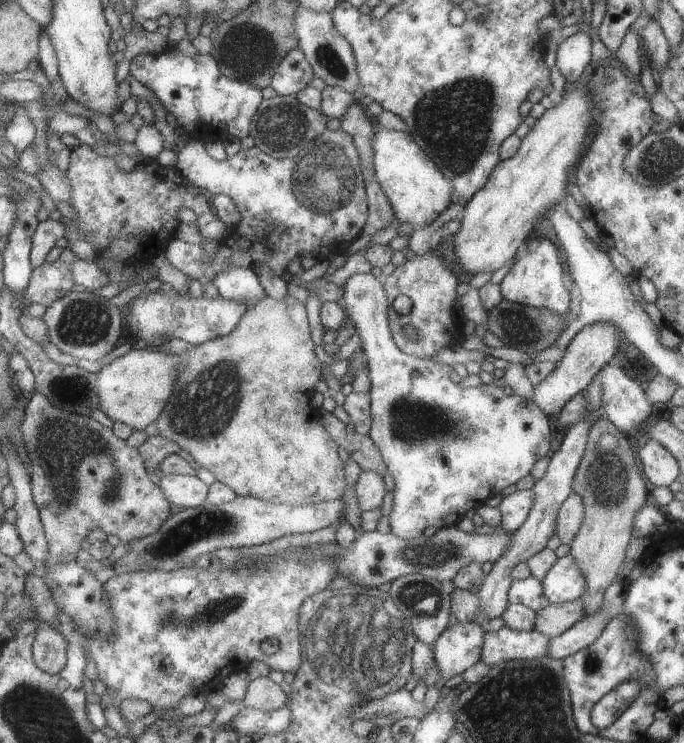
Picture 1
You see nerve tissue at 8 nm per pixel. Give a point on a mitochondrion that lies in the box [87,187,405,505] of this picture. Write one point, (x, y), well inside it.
(204, 408)

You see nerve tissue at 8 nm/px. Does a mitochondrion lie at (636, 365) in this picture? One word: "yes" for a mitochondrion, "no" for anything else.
no

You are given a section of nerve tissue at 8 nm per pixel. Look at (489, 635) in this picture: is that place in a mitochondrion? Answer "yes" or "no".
no

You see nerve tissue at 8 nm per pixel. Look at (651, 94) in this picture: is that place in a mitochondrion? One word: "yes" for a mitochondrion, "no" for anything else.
no

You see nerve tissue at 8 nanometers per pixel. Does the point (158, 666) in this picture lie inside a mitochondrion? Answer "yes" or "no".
no

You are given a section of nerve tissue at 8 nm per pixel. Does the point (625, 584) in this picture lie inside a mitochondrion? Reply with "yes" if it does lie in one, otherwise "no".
no

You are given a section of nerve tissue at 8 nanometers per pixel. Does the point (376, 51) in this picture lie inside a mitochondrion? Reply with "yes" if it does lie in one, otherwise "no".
no

